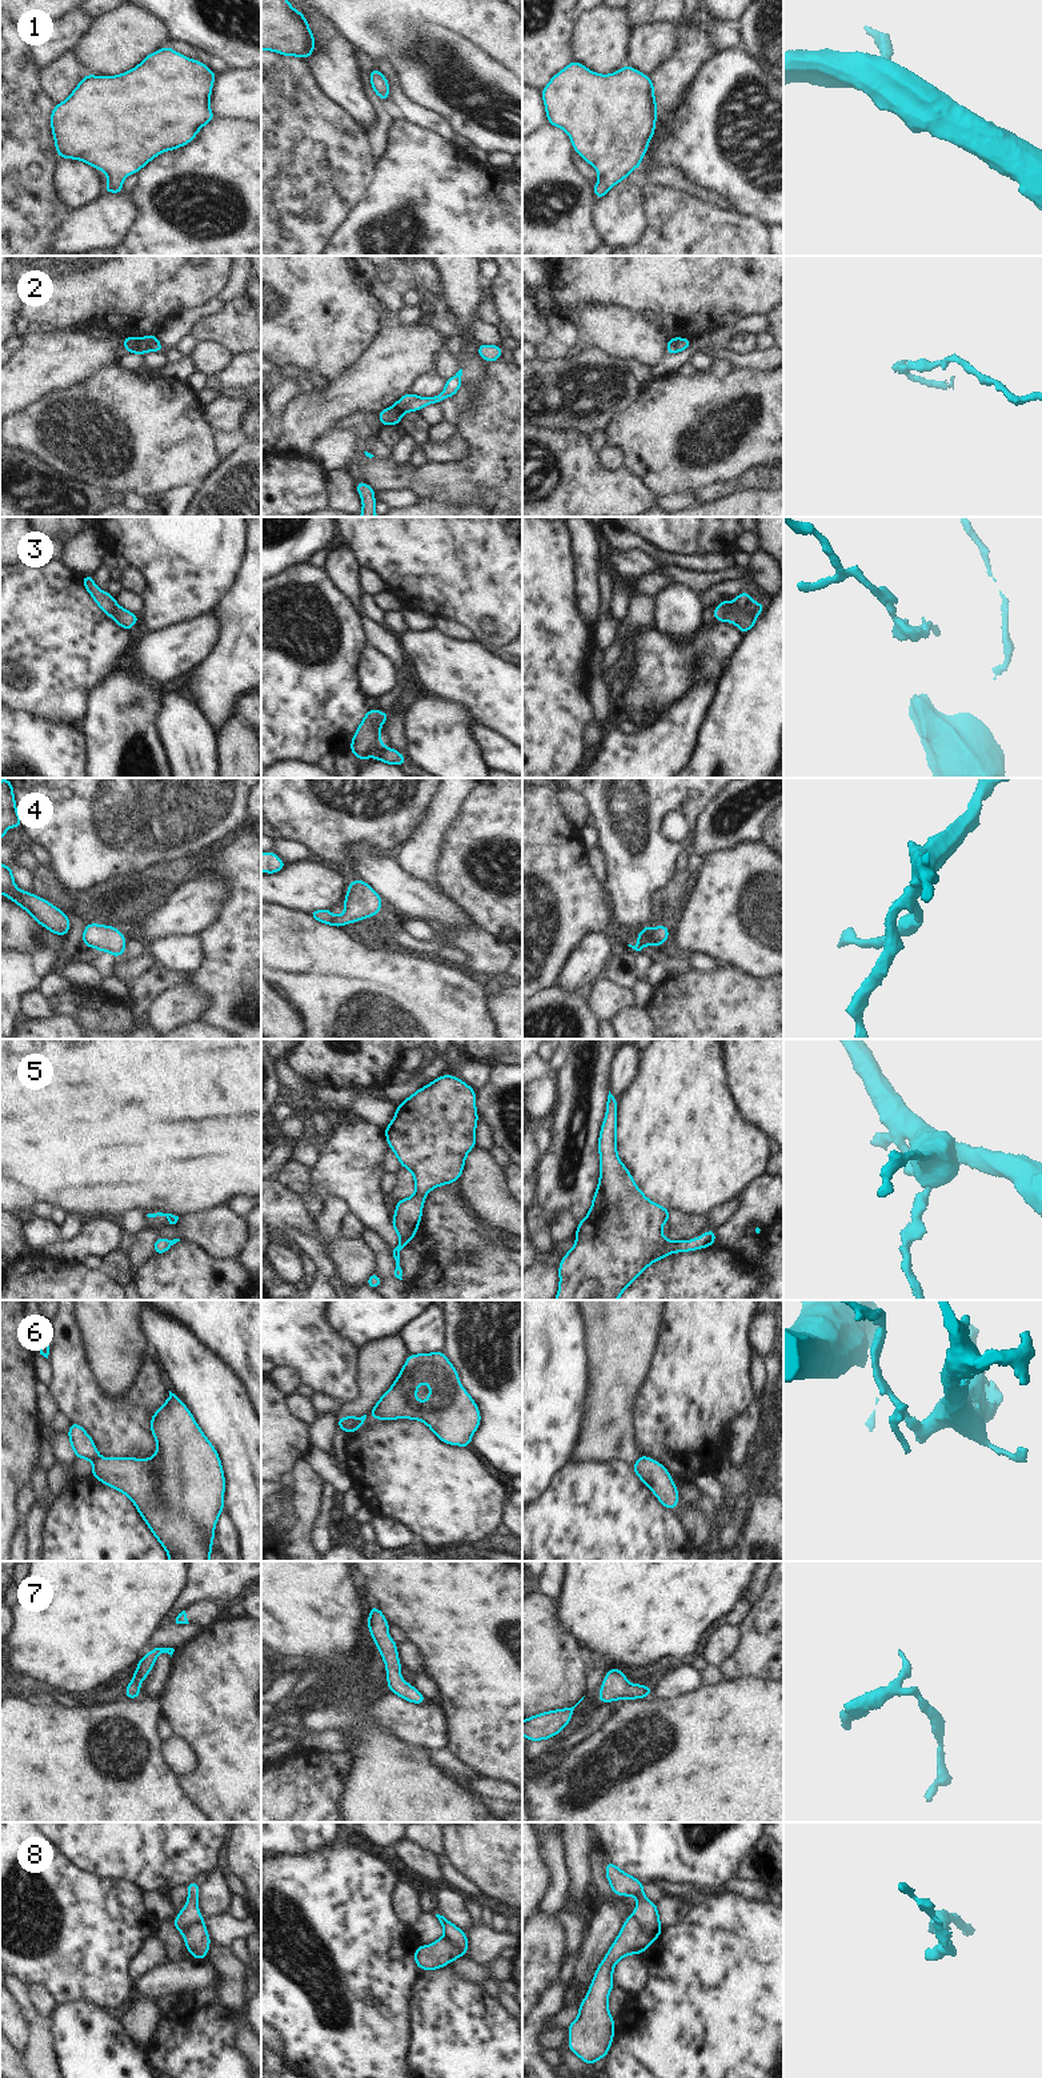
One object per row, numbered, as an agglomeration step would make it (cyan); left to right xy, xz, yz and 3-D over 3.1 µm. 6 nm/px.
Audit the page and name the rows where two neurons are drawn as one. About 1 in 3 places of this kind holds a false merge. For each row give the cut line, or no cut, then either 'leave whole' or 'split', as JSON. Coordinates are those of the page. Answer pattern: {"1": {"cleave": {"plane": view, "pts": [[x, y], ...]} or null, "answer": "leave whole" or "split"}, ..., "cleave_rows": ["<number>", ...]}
{"1": {"cleave": null, "answer": "leave whole"}, "2": {"cleave": {"plane": "xy", "pts": [[135, 339], [135, 344], [125, 349]]}, "answer": "split"}, "3": {"cleave": null, "answer": "leave whole"}, "4": {"cleave": null, "answer": "leave whole"}, "5": {"cleave": null, "answer": "leave whole"}, "6": {"cleave": {"plane": "xy", "pts": [[99, 1455], [93, 1461]]}, "answer": "split"}, "7": {"cleave": null, "answer": "leave whole"}, "8": {"cleave": {"plane": "yz", "pts": [[632, 1914], [652, 1941]]}, "answer": "split"}, "cleave_rows": ["2", "6", "8"]}

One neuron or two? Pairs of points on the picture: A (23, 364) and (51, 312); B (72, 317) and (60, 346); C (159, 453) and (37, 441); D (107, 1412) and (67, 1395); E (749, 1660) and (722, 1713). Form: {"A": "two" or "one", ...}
{"A": "two", "B": "two", "C": "one", "D": "one", "E": "two"}

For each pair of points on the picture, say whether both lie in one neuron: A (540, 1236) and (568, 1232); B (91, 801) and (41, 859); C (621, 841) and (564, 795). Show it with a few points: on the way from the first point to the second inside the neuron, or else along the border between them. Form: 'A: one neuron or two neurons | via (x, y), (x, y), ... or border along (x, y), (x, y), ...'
A: two neurons | border along (549, 1219), (549, 1235), (553, 1240)
B: two neurons | border along (27, 839), (37, 843), (48, 854), (47, 866)
C: two neurons | border along (576, 791), (585, 801), (589, 814)

